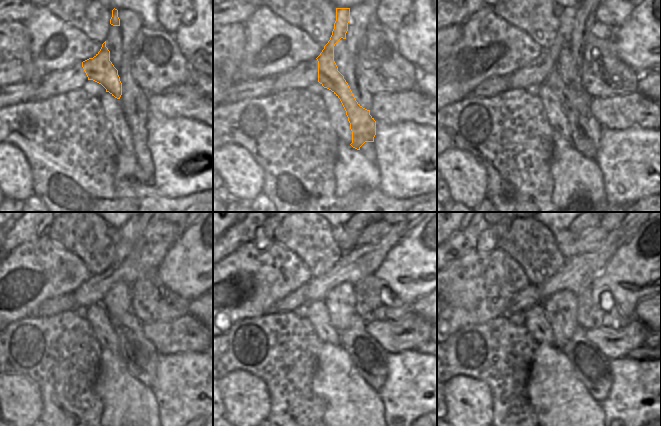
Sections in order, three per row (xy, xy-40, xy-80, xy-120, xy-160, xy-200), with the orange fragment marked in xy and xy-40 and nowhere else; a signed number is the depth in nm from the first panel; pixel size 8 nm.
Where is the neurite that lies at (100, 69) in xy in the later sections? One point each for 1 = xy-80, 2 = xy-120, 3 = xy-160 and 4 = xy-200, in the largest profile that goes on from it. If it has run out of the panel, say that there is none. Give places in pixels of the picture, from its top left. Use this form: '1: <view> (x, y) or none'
1: xy-80 (585, 130)
2: xy-120 (141, 357)
3: xy-160 (369, 358)
4: xy-200 (591, 367)

